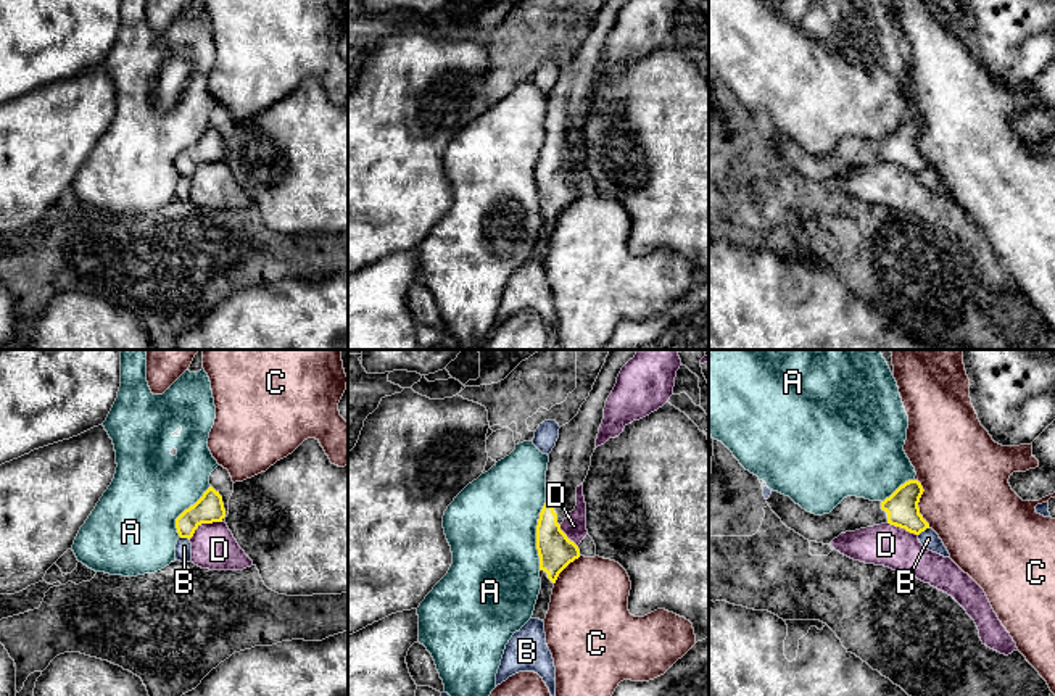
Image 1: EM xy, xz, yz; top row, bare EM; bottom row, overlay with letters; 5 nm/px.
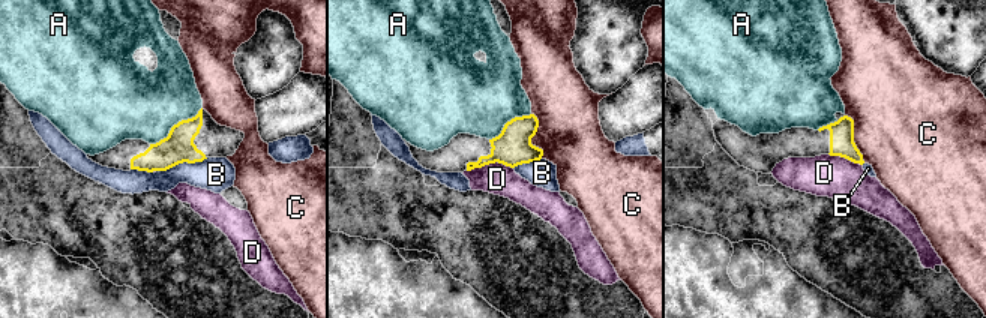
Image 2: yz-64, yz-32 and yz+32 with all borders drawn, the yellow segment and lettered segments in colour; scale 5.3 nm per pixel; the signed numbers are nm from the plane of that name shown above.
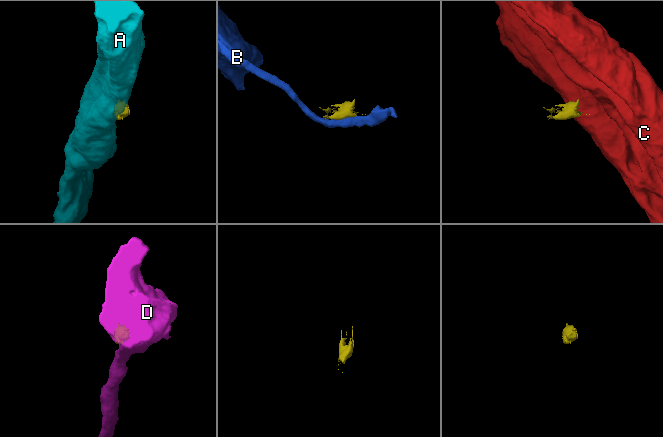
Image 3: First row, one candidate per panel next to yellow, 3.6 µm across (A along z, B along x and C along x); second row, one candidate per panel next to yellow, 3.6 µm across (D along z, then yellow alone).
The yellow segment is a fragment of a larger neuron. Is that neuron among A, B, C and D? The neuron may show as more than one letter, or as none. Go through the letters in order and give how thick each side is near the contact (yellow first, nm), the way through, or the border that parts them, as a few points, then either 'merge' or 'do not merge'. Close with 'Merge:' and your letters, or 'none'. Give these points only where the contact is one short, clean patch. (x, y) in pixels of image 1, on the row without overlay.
A: 180 nm thick on the yellow side, 440 nm on the other; do not merge
B: 140 nm thick on the yellow side, 80 nm on the other; do not merge
C: 160 nm thick on the yellow side, 440 nm on the other; border along yz (915, 118), (923, 129), (918, 152), (930, 166); do not merge
D: 140 nm thick on the yellow side, 220 nm on the other; border along xy (221, 160), (202, 163), (189, 178); do not merge
Merge: none

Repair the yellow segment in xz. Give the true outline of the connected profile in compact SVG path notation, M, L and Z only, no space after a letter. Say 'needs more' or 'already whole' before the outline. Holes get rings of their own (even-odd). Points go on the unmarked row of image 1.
needs more; M604 2L590 35L578 53L559 68L559 77L549 92L546 142L536 164L541 229L532 258L544 261L559 213L580 197L578 185L561 169L561 163L577 145L577 127L588 114L606 40L627 2Z

